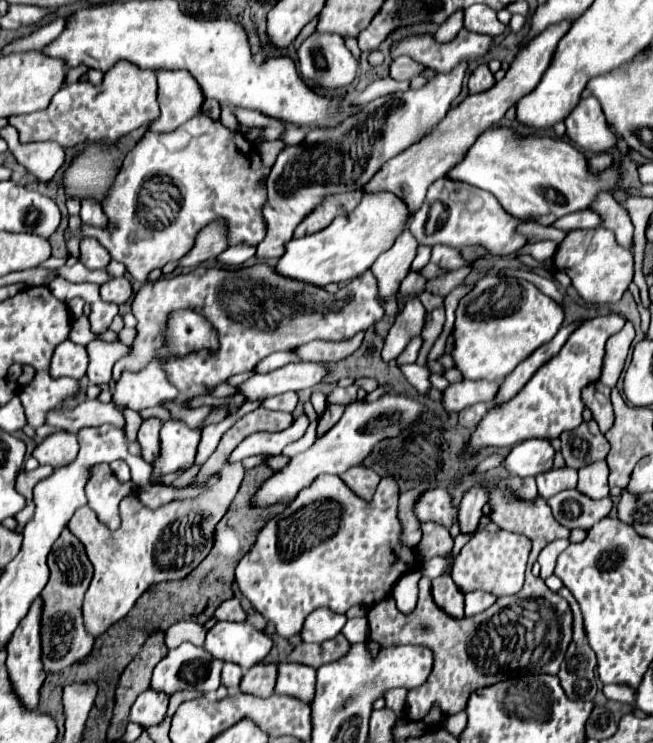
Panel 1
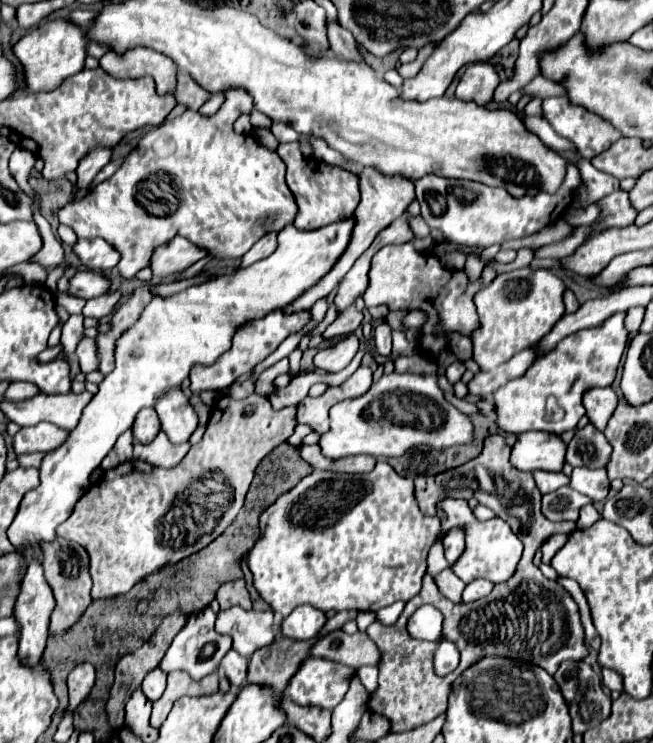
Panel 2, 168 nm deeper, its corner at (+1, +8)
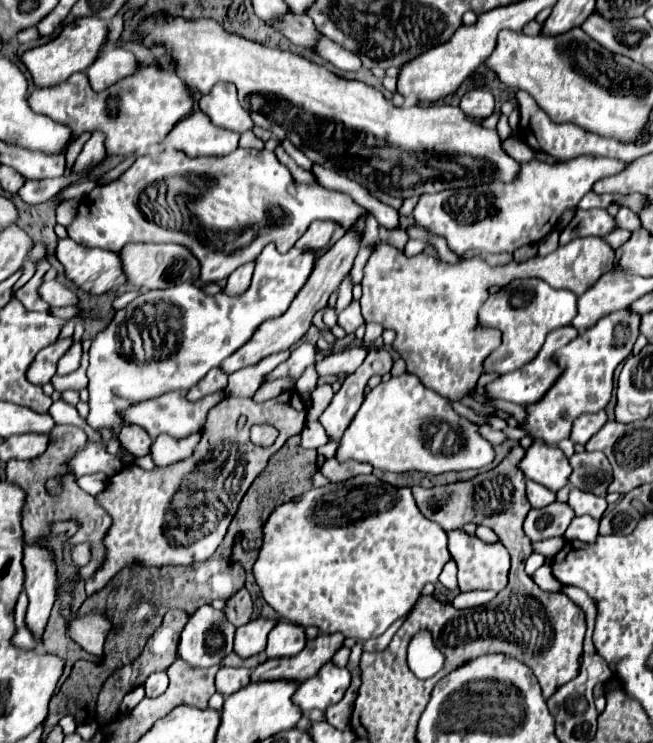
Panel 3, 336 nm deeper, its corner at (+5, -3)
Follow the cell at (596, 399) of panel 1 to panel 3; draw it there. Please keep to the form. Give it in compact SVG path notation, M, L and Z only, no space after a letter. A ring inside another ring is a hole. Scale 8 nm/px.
M600 410L600 412L596 412L596 414L578 416L578 420L574 422L574 428L572 428L572 436L570 436L572 442L586 444L606 422L608 422L606 410Z

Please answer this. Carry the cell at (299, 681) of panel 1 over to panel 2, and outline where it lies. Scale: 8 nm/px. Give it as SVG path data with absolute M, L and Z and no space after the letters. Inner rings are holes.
M310 657L292 677L288 689L284 691L284 697L292 699L298 705L334 709L344 699L352 675L354 667L330 659Z

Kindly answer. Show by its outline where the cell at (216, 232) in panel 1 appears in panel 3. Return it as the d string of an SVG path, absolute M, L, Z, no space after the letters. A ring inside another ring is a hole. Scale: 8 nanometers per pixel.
M128 244L122 248L120 258L124 262L128 282L136 288L170 288L184 282L196 282L200 274L198 260L180 244Z

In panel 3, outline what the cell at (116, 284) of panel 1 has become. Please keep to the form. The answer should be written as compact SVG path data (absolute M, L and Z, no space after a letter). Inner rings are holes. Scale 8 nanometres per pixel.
M50 280L50 282L44 282L40 286L40 296L54 308L60 308L60 306L74 306L78 304L78 296L72 288L64 286L62 282L58 280Z

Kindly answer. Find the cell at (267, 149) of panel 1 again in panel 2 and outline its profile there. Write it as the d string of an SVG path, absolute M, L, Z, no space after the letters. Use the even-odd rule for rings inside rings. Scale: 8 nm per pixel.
M280 143L278 153L282 155L284 163L288 165L286 173L286 183L292 189L300 213L296 215L294 225L298 229L320 229L330 223L348 219L354 215L358 203L360 203L360 193L358 193L358 177L342 171L338 167L332 167L324 161L318 159L308 159L300 153L298 143Z

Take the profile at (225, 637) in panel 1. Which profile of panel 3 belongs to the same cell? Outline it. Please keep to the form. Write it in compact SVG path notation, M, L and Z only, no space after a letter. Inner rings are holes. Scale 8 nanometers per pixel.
M256 618L250 620L248 624L236 628L236 638L234 638L234 652L240 658L248 658L254 654L264 652L266 648L266 636L272 630L276 620L268 618Z

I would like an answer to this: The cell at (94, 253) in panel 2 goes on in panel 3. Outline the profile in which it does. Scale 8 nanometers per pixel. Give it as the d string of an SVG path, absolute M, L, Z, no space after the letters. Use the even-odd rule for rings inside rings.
M58 240L56 256L64 266L66 276L80 288L102 294L118 290L126 284L124 270L120 268L120 256L100 248L84 248L74 240Z

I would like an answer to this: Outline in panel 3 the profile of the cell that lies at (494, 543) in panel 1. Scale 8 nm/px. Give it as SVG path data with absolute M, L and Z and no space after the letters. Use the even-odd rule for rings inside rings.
M462 528L448 532L448 550L458 564L458 588L460 590L494 590L500 592L508 582L510 556L504 544L494 542L488 544L480 540L476 534L466 534Z

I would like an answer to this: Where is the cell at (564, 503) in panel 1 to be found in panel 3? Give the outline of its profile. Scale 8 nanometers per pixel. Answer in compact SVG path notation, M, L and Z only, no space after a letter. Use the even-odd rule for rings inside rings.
M552 502L544 508L532 508L524 520L524 532L532 542L564 536L568 524L572 522L574 512L566 502Z

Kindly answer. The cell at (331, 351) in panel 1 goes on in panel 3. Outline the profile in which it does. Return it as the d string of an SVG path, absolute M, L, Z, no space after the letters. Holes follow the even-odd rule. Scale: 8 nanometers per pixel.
M352 302L344 312L338 314L338 326L342 326L346 330L346 334L354 334L354 330L364 324L364 318L360 314L360 304Z

